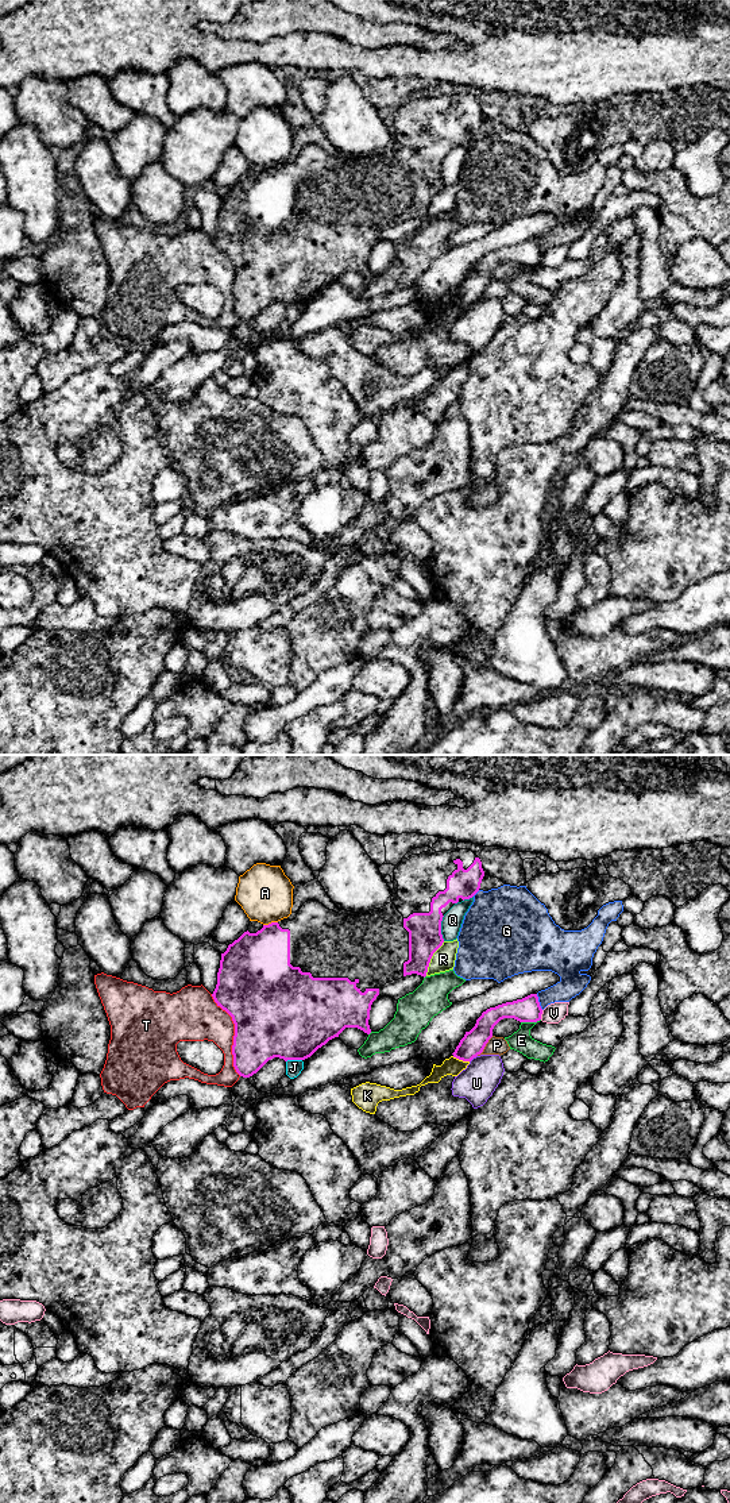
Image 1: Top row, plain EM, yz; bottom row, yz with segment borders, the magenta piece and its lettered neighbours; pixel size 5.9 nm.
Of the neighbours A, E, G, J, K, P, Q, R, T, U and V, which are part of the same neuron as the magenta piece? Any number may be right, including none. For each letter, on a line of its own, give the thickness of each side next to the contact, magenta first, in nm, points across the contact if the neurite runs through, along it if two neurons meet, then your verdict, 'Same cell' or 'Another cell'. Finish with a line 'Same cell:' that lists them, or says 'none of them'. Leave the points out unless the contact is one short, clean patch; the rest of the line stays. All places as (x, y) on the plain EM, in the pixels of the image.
A: Thickness 360 nm (magenta) against 320 nm. Another cell
E: Thickness 150 nm (magenta) against 130 nm. Another cell
G: Thickness 150 nm (magenta) against 150 nm. Another cell
J: Thickness 500 nm (magenta) against 100 nm. Another cell
K: Thickness 140 nm (magenta) against 110 nm. Boundary: yz (452, 300), (468, 305). Another cell
P: Thickness 140 nm (magenta) against 110 nm. Boundary: yz (493, 280), (476, 299). Another cell
Q: Thickness 200 nm (magenta) against 120 nm. Another cell
R: Thickness 200 nm (magenta) against 140 nm. Another cell
T: Thickness 480 nm (magenta) against 280 nm. Another cell
U: Thickness 140 nm (magenta) against 220 nm. Boundary: yz (476, 299), (470, 305). Another cell
V: Thickness 150 nm (magenta) against 120 nm. Another cell
Same cell: none of them

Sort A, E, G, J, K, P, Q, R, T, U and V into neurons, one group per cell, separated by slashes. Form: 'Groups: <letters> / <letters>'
Groups: A / E / G / J / K P / Q / R / T / U V

